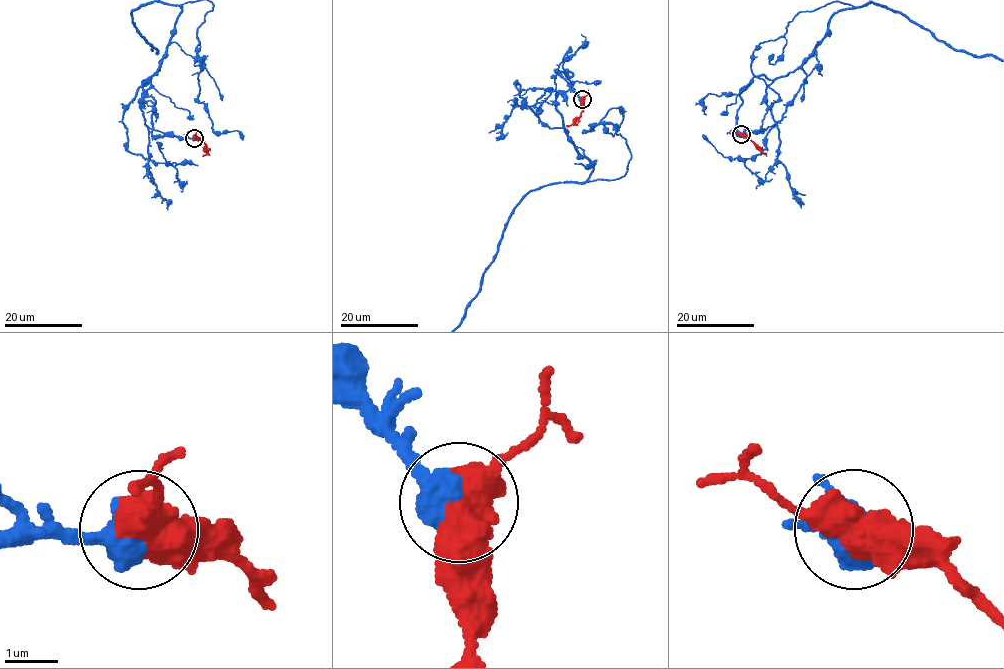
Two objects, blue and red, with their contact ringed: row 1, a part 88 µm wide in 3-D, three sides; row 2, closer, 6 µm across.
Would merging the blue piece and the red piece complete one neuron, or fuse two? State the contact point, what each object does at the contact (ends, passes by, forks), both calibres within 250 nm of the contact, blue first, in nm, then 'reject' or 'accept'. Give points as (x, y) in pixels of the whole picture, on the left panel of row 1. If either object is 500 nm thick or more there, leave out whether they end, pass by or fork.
(194, 138) | 700/600 nm | accept

